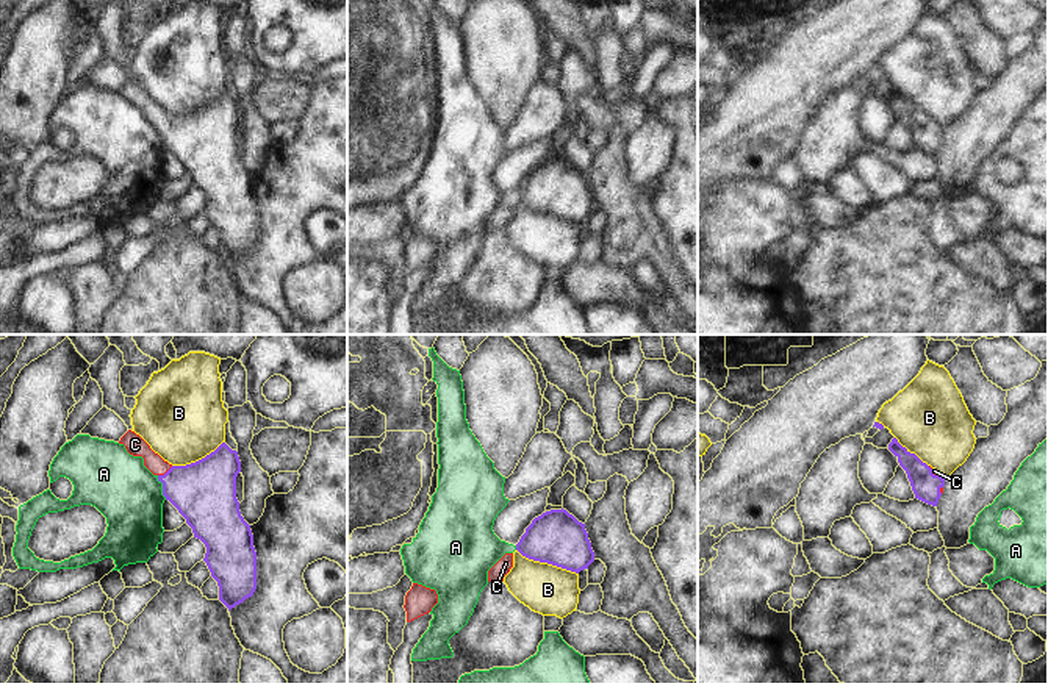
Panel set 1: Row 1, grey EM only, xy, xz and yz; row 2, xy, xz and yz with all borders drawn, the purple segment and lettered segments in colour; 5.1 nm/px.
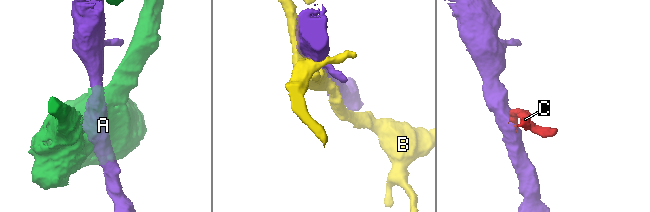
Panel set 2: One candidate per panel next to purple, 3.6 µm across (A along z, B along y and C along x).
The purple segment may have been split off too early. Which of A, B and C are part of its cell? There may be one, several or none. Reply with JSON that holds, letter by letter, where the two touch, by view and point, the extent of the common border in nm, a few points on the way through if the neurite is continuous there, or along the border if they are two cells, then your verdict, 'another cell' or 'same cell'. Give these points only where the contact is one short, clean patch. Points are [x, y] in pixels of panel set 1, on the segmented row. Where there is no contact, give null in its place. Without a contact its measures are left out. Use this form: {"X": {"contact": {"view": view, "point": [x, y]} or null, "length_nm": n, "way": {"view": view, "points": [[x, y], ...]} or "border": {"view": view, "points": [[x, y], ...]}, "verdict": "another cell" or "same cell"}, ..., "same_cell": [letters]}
{"A": {"contact": {"view": "xy", "point": [163, 488]}, "length_nm": 140, "verdict": "another cell"}, "B": {"contact": {"view": "xz", "point": [548, 563]}, "length_nm": 340, "verdict": "another cell"}, "C": {"contact": {"view": "xy", "point": [166, 472]}, "length_nm": 90, "way": {"view": "xy", "points": [[204, 493], [183, 486], [166, 472], [135, 444]]}, "verdict": "same cell"}, "same_cell": ["C"]}

